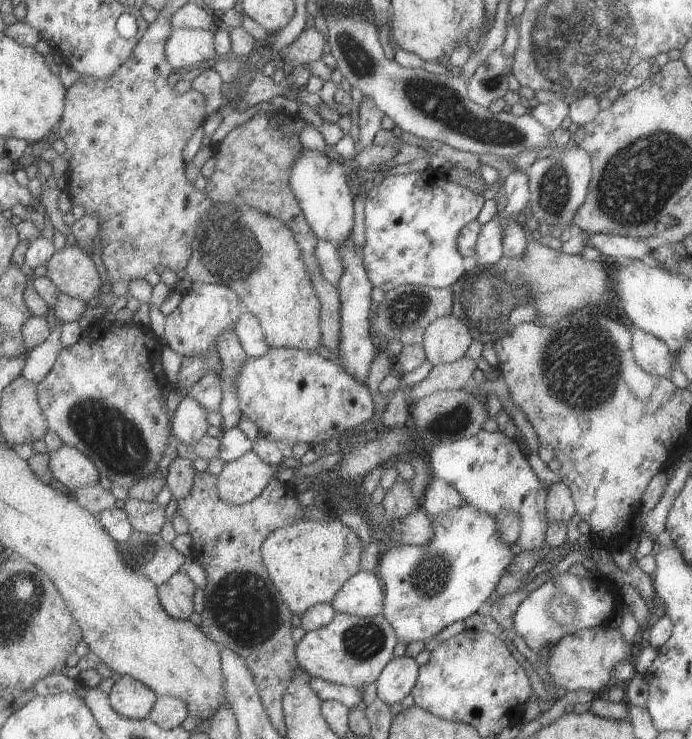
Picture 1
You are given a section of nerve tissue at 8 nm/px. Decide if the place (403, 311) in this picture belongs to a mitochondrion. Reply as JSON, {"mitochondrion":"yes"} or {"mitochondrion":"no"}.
{"mitochondrion":"yes"}

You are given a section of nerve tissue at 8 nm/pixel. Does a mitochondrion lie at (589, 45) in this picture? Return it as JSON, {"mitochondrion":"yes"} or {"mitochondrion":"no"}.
{"mitochondrion":"yes"}

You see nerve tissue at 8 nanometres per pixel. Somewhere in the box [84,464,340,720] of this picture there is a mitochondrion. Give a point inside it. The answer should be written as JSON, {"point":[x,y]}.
{"point":[242,603]}

